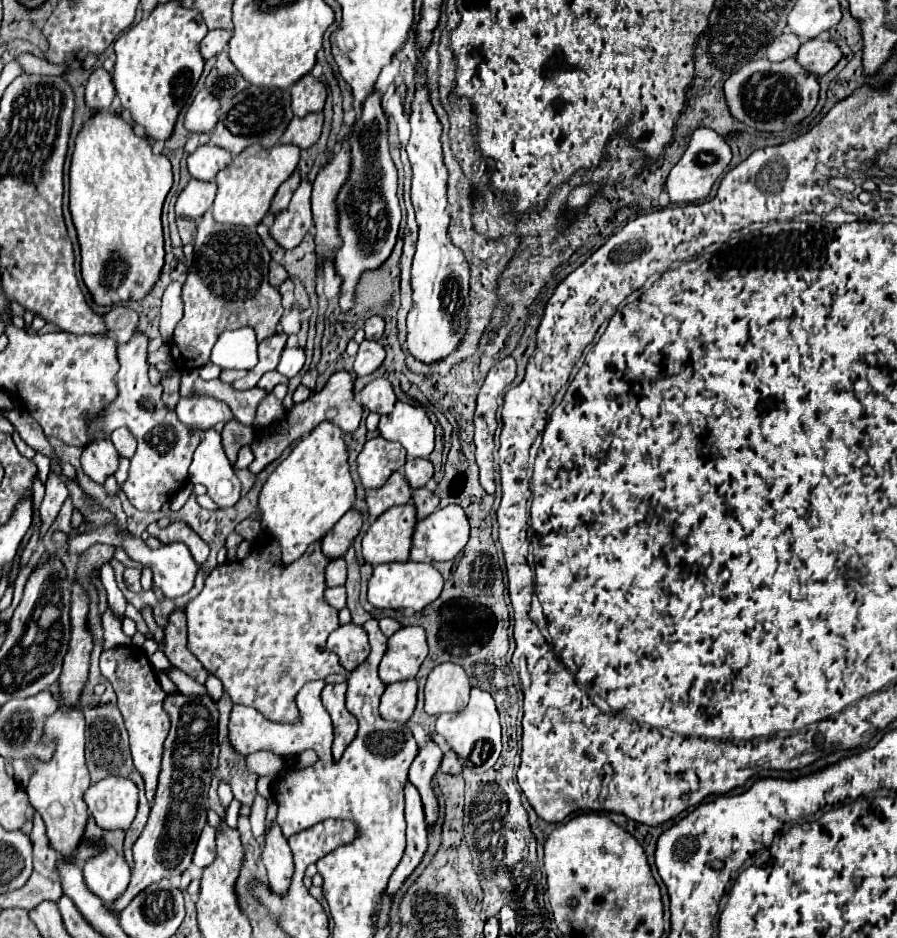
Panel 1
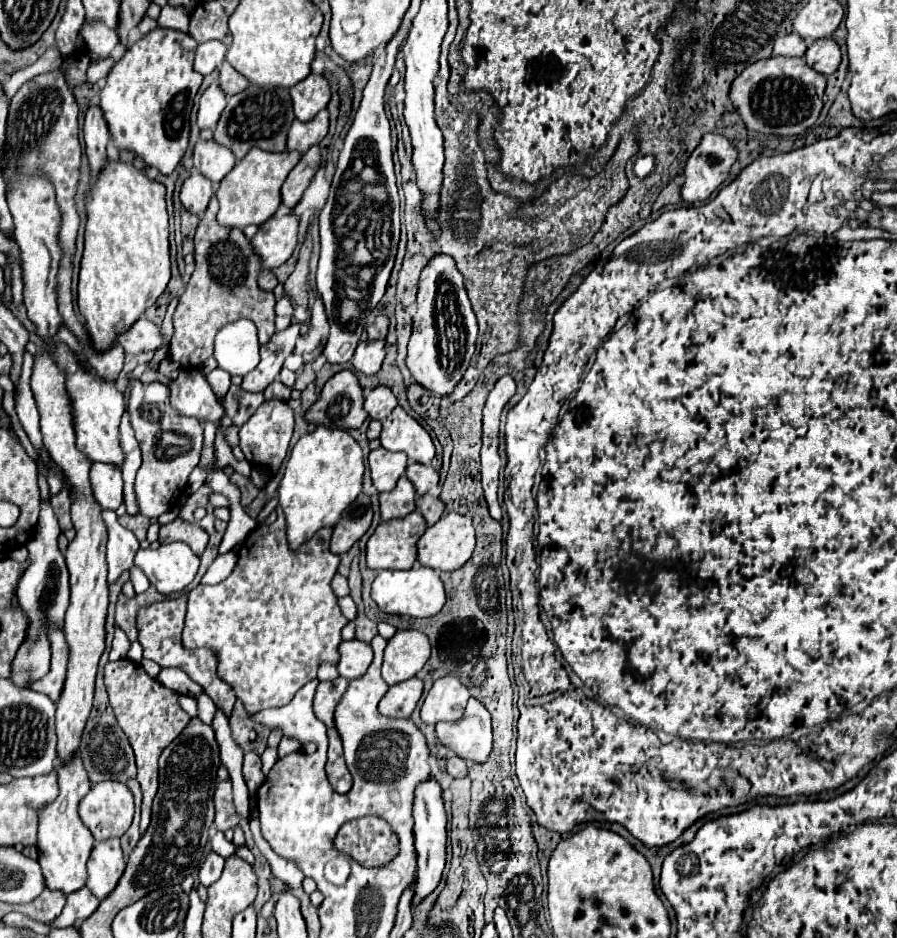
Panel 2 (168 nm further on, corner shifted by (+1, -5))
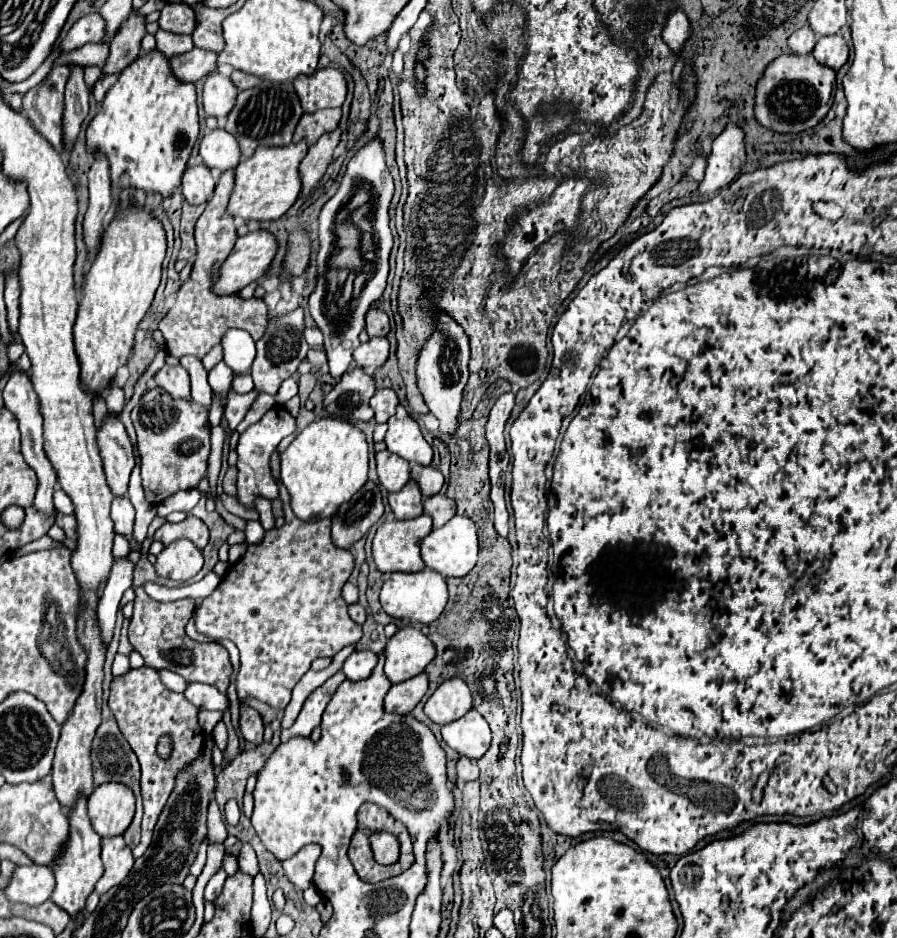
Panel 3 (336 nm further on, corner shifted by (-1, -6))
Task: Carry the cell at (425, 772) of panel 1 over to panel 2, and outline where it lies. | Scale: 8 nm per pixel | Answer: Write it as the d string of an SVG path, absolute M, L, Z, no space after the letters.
M431 777L427 783L421 783L415 791L415 805L413 805L413 817L415 817L415 849L419 855L419 871L417 871L417 883L413 893L413 905L421 903L441 881L441 873L445 867L445 847L447 847L447 817L443 809L443 797L439 783Z

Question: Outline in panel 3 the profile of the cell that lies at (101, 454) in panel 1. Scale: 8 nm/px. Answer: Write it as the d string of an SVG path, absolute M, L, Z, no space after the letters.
M115 496L115 498L113 498L111 518L113 518L113 522L115 522L115 532L125 534L127 538L133 534L135 510L133 510L133 504L129 502L127 496Z

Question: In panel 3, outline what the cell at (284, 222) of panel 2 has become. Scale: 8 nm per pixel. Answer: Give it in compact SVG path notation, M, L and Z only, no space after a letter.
M257 230L241 236L231 256L221 266L219 278L215 280L215 292L233 294L259 280L271 266L277 250L279 242L267 230Z

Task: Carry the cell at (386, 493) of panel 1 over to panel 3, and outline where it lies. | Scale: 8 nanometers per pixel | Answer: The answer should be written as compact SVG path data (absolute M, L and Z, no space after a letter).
M409 480L403 490L389 494L389 506L395 514L395 518L417 518L423 514L421 504L421 490L415 480Z

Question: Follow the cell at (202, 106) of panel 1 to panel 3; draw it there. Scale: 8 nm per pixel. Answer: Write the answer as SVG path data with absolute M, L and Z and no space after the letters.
M219 72L207 76L203 88L203 110L207 116L223 120L227 112L233 108L235 98L237 98L237 88L229 78L221 76Z

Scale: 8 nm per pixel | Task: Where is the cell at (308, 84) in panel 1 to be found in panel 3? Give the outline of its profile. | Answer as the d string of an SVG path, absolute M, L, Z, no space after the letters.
M323 68L309 76L299 76L295 80L295 92L301 100L303 112L317 112L341 106L347 94L347 82L341 70Z

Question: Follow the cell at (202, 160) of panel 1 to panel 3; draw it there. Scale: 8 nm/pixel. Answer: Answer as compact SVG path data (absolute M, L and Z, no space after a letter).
M223 128L205 134L205 138L201 140L199 154L203 158L203 164L217 172L233 170L239 164L239 144Z

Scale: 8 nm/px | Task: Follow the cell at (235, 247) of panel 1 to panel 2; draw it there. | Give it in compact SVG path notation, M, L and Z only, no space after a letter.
M217 197L211 199L209 207L205 209L197 233L195 233L195 271L185 287L185 293L179 297L179 305L175 309L173 315L173 337L169 343L169 355L173 361L177 361L183 369L197 369L205 359L211 357L213 351L213 337L219 331L219 327L223 327L223 323L231 323L237 319L251 319L257 325L257 335L259 335L259 343L267 343L267 339L271 339L271 335L275 333L275 297L269 291L261 291L257 285L257 275L259 275L259 263L255 263L255 255L251 255L251 245L245 239L243 231L241 231L241 239L235 239L237 235L235 229L231 227L223 227L217 223L215 215L217 215L217 207L219 201Z

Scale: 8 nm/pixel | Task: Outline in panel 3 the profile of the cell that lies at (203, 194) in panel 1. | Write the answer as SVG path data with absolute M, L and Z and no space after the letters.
M205 164L191 166L183 174L183 196L189 204L203 204L215 190L215 180Z

